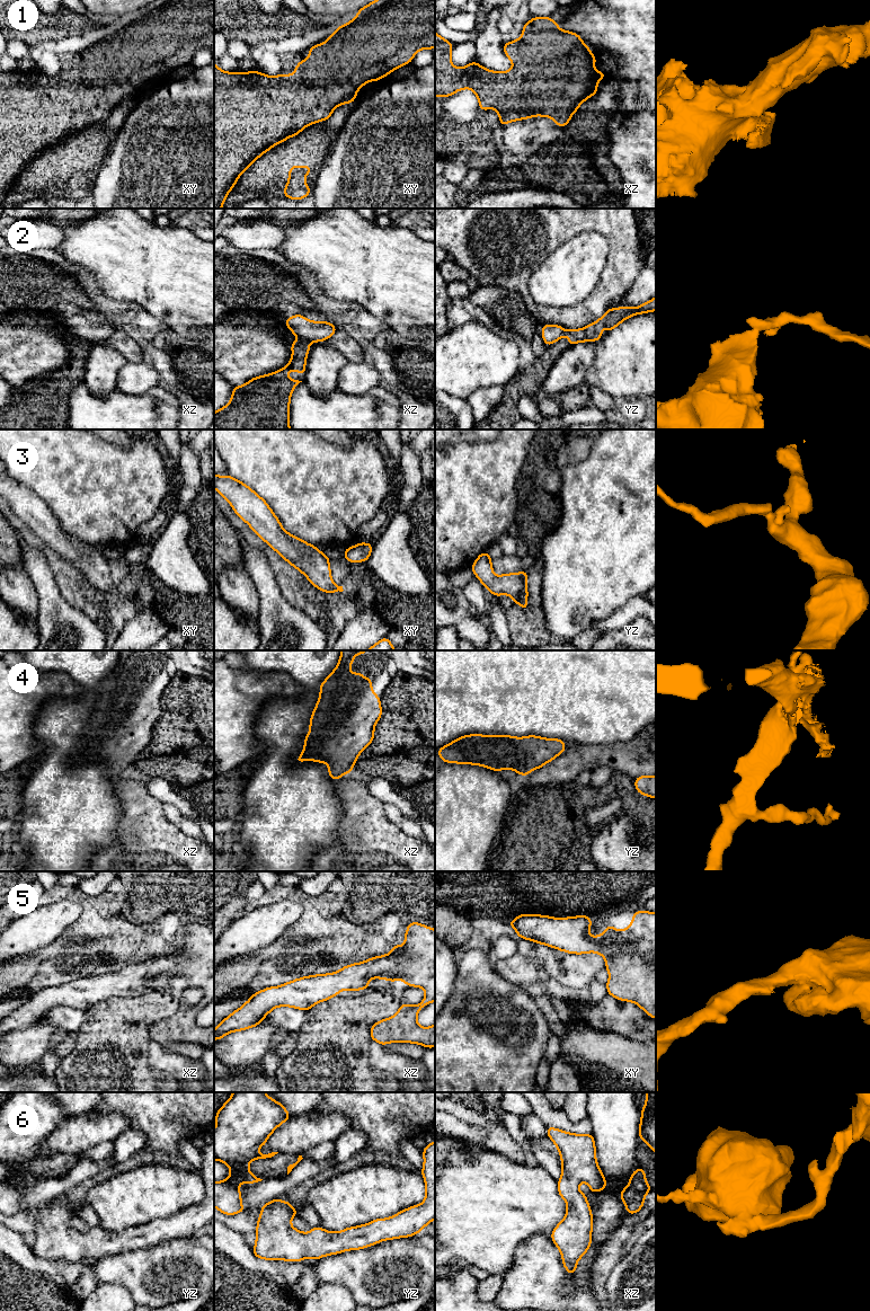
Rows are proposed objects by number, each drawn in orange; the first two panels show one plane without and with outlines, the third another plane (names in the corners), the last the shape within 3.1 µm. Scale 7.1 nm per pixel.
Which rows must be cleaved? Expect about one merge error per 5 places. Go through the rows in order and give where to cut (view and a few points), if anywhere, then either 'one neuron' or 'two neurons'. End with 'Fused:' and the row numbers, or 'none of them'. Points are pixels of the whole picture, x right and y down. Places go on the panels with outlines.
1: cut none; one neuron
2: cut xz (300, 338), (309, 342); two neurons
3: cut none; one neuron
4: cut none; one neuron
5: cut none; one neuron
6: cut none; one neuron
Fused: 2

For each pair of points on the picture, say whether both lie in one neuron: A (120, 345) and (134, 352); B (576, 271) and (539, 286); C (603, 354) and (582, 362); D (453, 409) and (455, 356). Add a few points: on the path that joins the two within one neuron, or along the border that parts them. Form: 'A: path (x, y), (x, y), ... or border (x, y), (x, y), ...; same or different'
A: path (123, 345), (131, 350); same
B: path (567, 276), (559, 283), (548, 286); same
C: border (598, 340), (595, 347), (594, 362), (583, 381); different
D: border (446, 392), (465, 399); different

